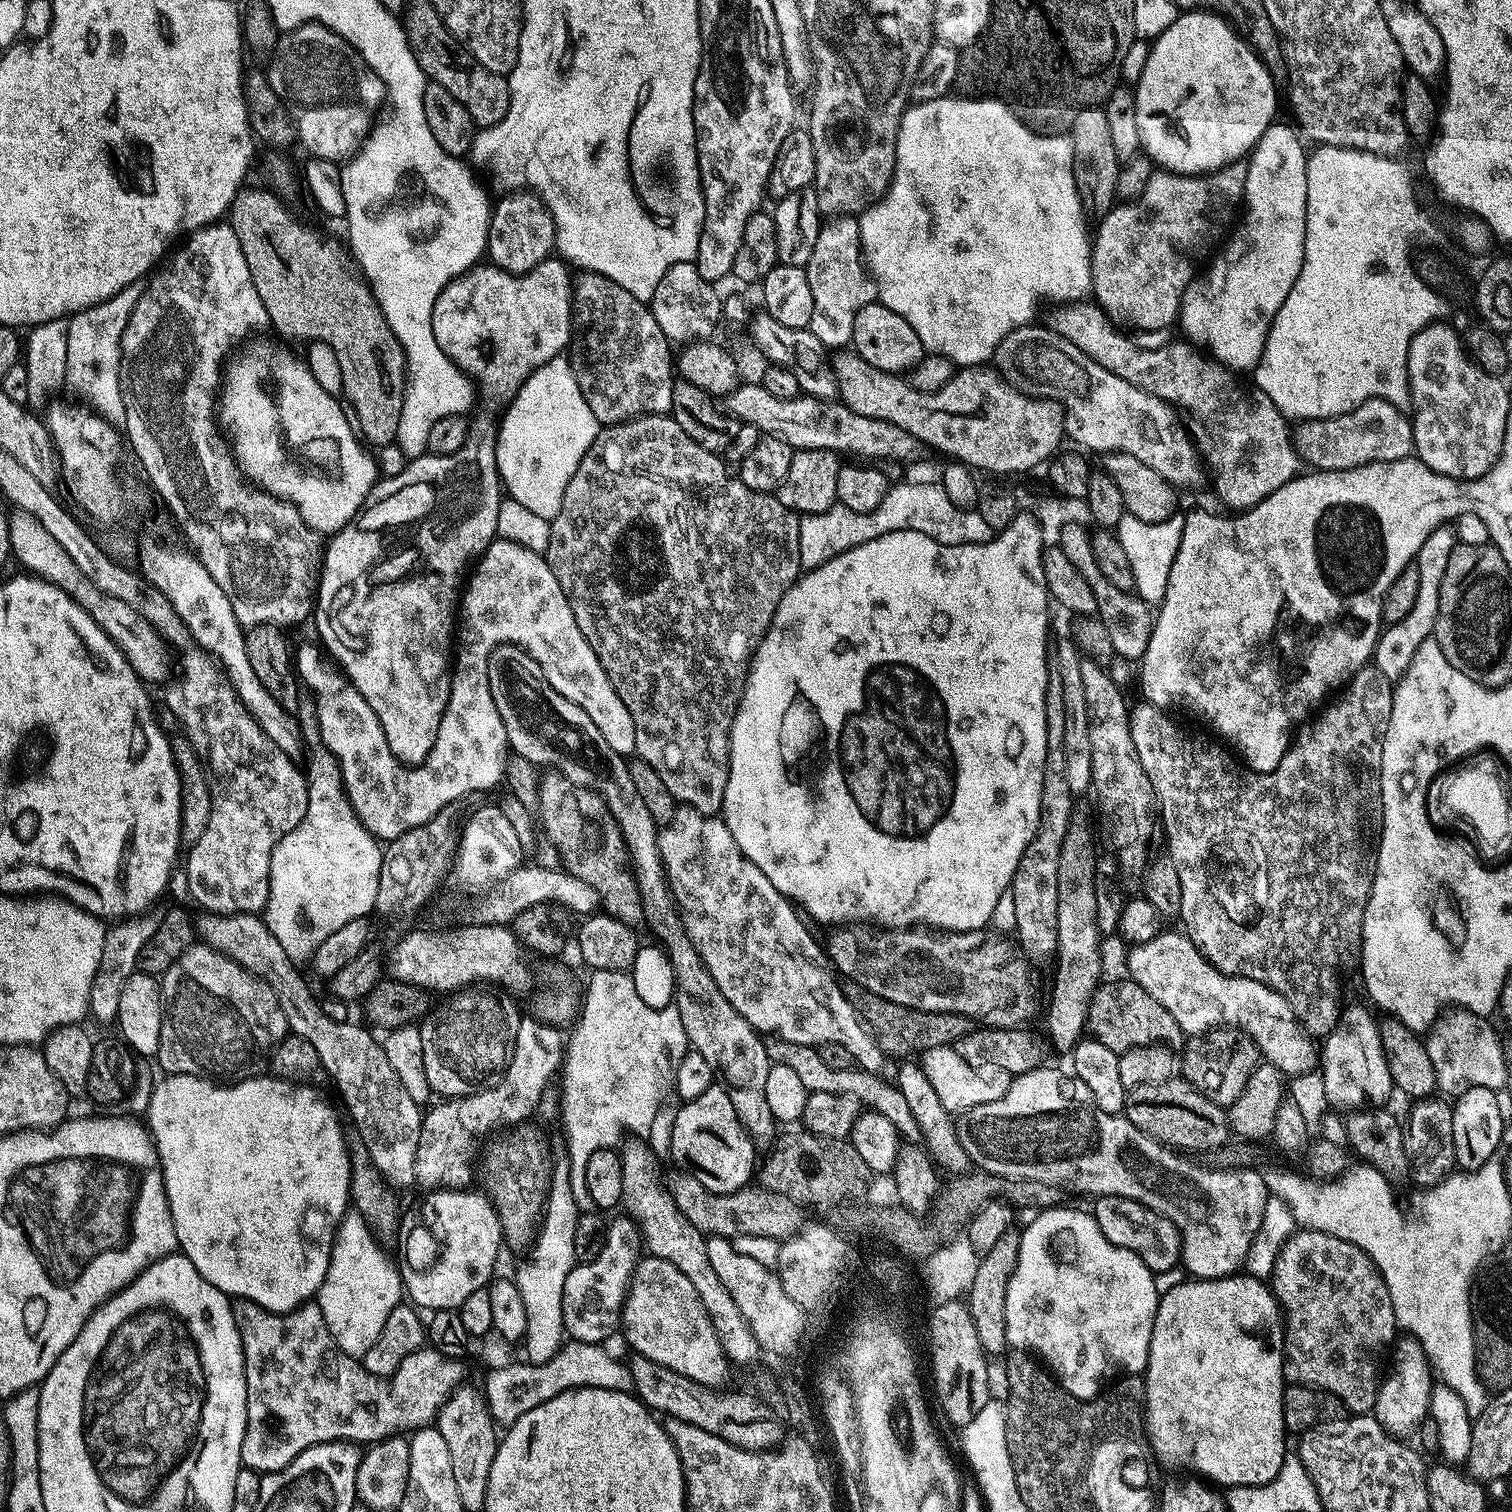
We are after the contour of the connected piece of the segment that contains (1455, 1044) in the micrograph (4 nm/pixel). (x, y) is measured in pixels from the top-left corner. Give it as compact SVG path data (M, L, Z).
M1448 1010L1436 1017L1435 1024L1426 1033L1426 1043L1430 1054L1430 1066L1434 1068L1436 1086L1441 1093L1455 1098L1461 1092L1471 1088L1503 1089L1506 1085L1506 1068L1504 1066L1504 1049L1501 1037L1496 1037L1494 1029L1488 1025L1489 1021L1482 1016L1475 1016L1467 1010Z

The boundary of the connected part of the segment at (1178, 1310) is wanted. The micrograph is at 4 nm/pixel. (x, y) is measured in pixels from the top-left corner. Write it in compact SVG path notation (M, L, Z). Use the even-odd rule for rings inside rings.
M1239 1275L1210 1280L1193 1278L1189 1284L1176 1284L1165 1296L1163 1293L1159 1297L1148 1367L1142 1373L1144 1428L1157 1462L1164 1468L1189 1468L1192 1474L1199 1474L1216 1486L1269 1484L1286 1459L1284 1369L1272 1361L1274 1350L1268 1340L1252 1340L1252 1336L1248 1336L1248 1324L1260 1320L1260 1303L1248 1294L1252 1277Z

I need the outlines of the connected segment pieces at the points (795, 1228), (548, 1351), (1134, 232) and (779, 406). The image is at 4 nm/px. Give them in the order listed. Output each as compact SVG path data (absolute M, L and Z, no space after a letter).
M676 1170L670 1180L674 1185L673 1203L705 1237L762 1235L783 1242L805 1227L801 1205L769 1188L745 1186L736 1192L711 1192L698 1182L696 1176L684 1170Z
M557 1183L547 1197L542 1215L542 1225L534 1243L536 1257L531 1268L524 1272L524 1284L519 1285L522 1302L526 1306L526 1326L528 1331L522 1341L522 1347L528 1351L529 1364L550 1362L562 1347L565 1339L562 1322L562 1290L570 1270L578 1263L576 1257L576 1223L580 1216L576 1213L576 1200L566 1185Z
M1237 162L1219 168L1217 172L1205 172L1203 176L1180 176L1177 172L1156 170L1153 171L1150 182L1146 182L1146 190L1142 190L1138 199L1117 203L1103 216L1099 221L1100 229L1096 232L1096 240L1094 236L1090 244L1090 292L1093 297L1096 295L1095 303L1113 325L1136 328L1137 333L1142 333L1159 328L1171 329L1177 323L1180 300L1194 279L1192 267L1196 260L1203 258L1204 252L1211 253L1225 239L1241 207L1247 169L1247 163Z
M744 382L738 390L729 394L726 406L740 424L754 426L765 436L780 436L790 442L793 450L825 448L837 454L849 452L852 455L849 457L863 458L868 462L901 460L904 464L912 464L923 458L926 446L921 440L914 438L914 434L902 430L902 426L894 426L888 420L866 418L850 411L843 402L833 400L819 400L818 397L807 394L796 396L793 400L783 400L774 398L774 394L770 394L763 383Z

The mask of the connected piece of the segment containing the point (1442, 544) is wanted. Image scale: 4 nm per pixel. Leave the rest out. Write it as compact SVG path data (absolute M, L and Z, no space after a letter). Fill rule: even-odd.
M1451 527L1436 528L1426 542L1418 550L1414 567L1418 570L1418 598L1414 602L1414 610L1402 618L1402 622L1387 625L1376 640L1374 666L1382 670L1382 674L1390 681L1397 681L1400 675L1410 666L1410 658L1436 631L1438 618L1438 594L1442 590L1442 574L1446 574L1446 562L1450 562L1450 554L1458 543L1457 533Z

